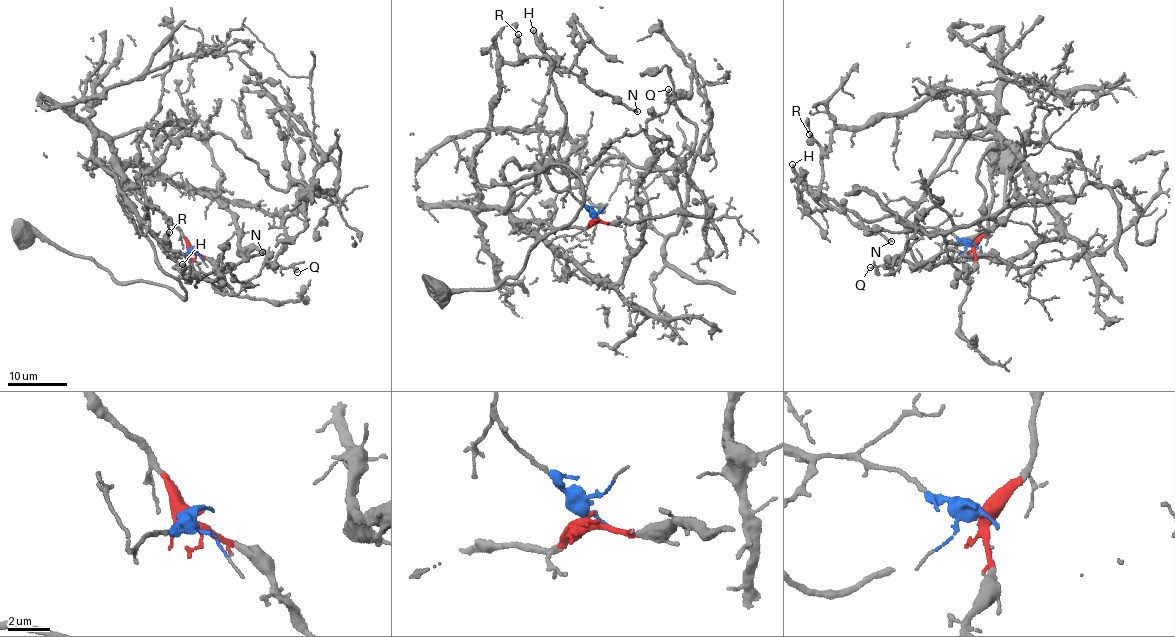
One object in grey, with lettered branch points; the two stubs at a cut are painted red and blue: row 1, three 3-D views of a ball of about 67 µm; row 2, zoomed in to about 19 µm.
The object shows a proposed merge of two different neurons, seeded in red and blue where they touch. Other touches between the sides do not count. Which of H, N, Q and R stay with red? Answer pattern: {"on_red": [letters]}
{"on_red": ["Q", "R"]}

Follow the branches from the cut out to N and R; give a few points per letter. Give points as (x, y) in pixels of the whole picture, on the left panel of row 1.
N: (194, 248), (176, 259), (178, 266), (174, 268), (188, 282), (186, 278), (234, 269), (262, 252)
R: (194, 248), (122, 174), (116, 150), (97, 136), (95, 157), (113, 177), (141, 226), (160, 242), (169, 232)

